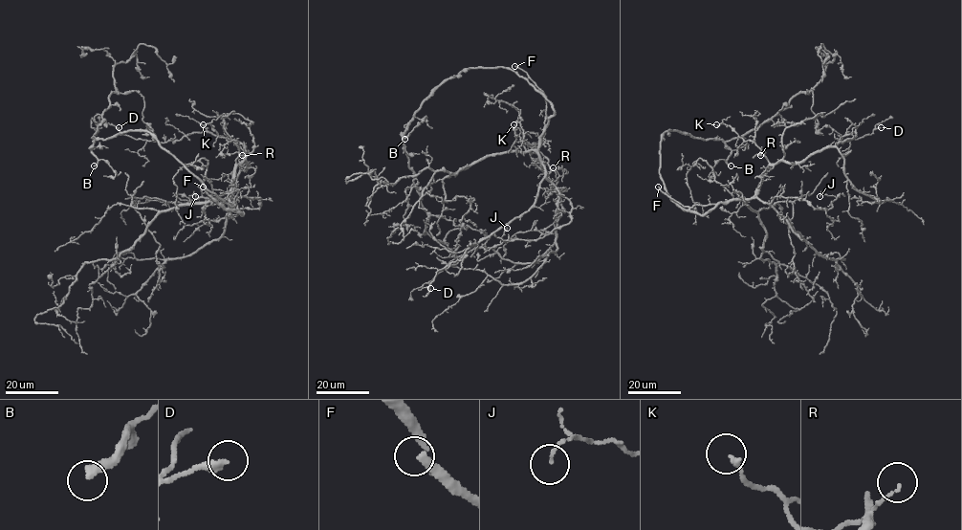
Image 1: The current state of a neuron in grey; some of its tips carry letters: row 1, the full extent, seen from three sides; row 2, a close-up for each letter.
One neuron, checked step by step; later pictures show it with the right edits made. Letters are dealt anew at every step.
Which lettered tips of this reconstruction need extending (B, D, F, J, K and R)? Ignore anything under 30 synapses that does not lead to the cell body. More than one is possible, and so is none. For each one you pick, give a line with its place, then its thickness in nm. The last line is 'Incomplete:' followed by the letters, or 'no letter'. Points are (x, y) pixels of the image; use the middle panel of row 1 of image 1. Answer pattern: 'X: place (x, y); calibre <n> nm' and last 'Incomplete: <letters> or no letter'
B: place (404, 139); calibre 300 nm
F: place (514, 66); calibre 280 nm
Incomplete: B, F

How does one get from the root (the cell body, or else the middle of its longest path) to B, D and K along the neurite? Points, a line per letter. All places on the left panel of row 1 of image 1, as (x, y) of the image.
B: (216, 201), (195, 176), (145, 131), (127, 131), (97, 140), (92, 148), (98, 160), (94, 165)
D: (216, 201), (234, 209), (228, 199), (233, 169), (247, 164), (240, 143), (206, 131), (157, 142), (119, 127)
K: (216, 201), (234, 209), (228, 198), (238, 146), (236, 141), (220, 138), (209, 123), (203, 124)

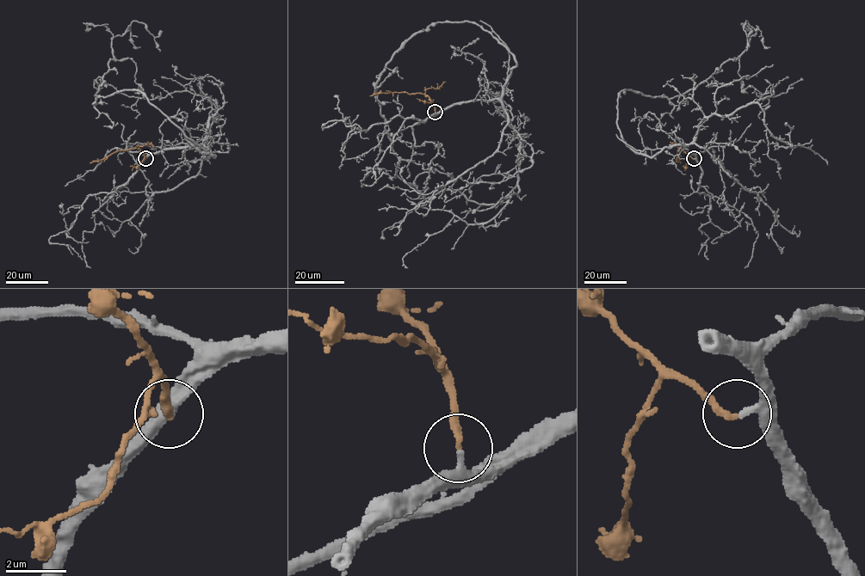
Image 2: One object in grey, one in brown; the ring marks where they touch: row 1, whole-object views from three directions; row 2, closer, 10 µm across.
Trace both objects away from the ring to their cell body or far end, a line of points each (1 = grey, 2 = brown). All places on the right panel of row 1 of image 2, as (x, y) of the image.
1: (694, 159), (682, 145), (635, 152), (618, 94), (682, 95), (749, 45), (746, 21), (746, 52)
2: (694, 159), (679, 148), (680, 162)

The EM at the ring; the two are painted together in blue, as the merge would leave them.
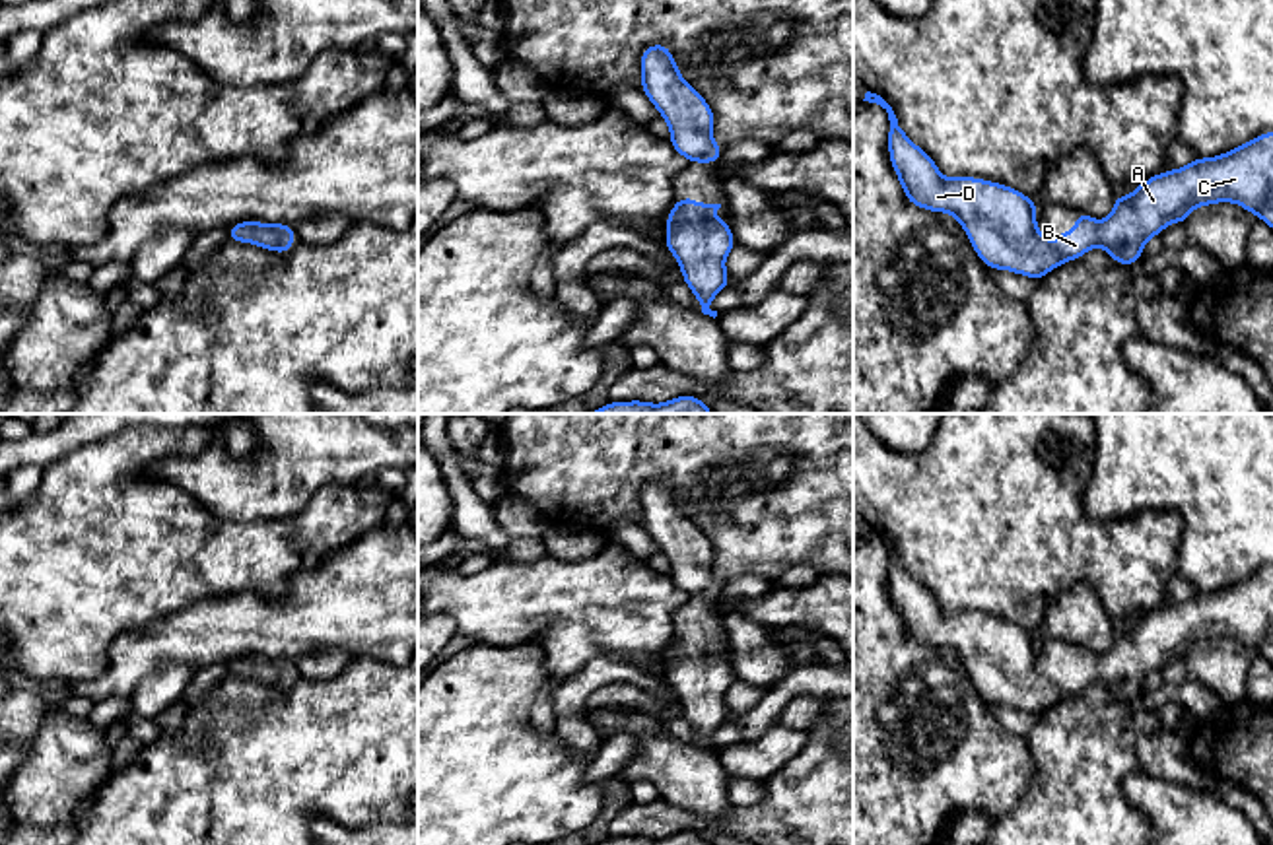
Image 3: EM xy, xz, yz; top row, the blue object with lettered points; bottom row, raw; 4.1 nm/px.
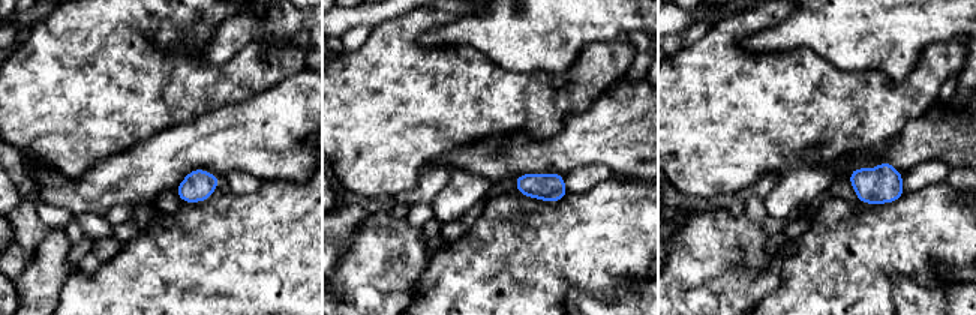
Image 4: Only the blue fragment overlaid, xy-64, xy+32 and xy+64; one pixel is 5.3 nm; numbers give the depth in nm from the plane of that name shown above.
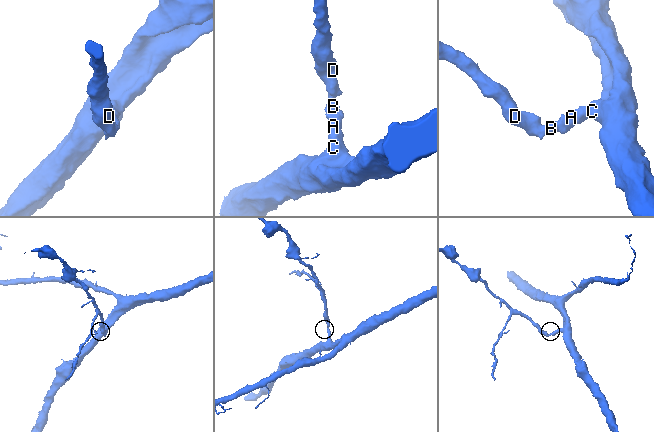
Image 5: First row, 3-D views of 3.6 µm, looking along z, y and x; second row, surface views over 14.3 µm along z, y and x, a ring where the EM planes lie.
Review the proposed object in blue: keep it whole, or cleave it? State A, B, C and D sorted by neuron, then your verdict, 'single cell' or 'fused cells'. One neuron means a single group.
A B C D; single cell

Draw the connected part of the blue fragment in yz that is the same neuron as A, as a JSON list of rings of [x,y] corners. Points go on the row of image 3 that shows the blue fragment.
[[[877,93],[865,99],[888,113],[888,155],[910,204],[956,218],[976,254],[989,268],[1038,282],[1059,264],[1077,260],[1100,245],[1118,264],[1131,266],[1143,245],[1168,223],[1184,223],[1197,206],[1234,202],[1273,229],[1273,132],[1261,132],[1217,157],[1162,171],[1129,196],[1116,194],[1114,212],[1096,221],[1079,212],[1073,231],[1057,243],[1036,227],[1036,200],[976,177],[945,179],[931,155],[900,128],[892,107]]]

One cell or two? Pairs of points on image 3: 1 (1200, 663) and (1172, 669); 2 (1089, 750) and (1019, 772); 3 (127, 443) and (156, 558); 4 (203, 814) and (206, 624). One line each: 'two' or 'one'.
1: two
2: two
3: one
4: two

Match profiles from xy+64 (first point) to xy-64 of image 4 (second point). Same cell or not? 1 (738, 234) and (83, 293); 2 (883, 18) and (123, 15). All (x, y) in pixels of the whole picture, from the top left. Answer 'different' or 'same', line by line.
1: different
2: different

